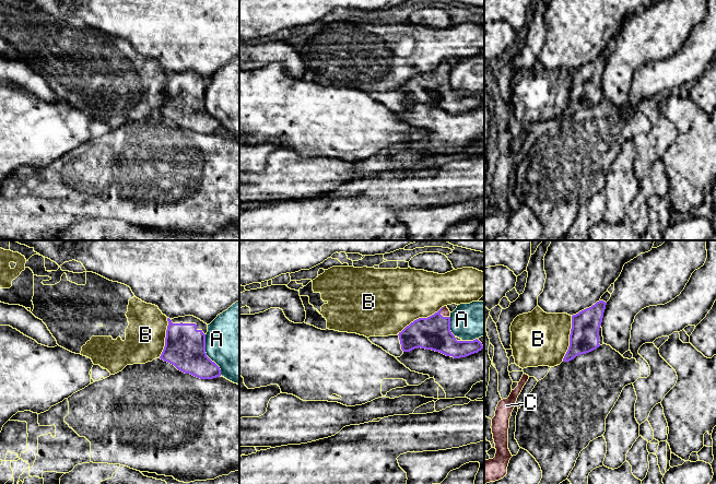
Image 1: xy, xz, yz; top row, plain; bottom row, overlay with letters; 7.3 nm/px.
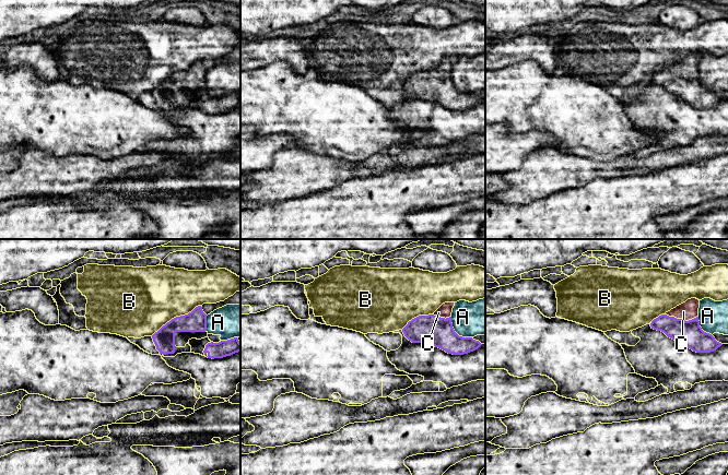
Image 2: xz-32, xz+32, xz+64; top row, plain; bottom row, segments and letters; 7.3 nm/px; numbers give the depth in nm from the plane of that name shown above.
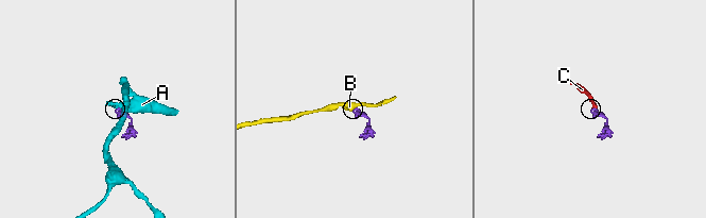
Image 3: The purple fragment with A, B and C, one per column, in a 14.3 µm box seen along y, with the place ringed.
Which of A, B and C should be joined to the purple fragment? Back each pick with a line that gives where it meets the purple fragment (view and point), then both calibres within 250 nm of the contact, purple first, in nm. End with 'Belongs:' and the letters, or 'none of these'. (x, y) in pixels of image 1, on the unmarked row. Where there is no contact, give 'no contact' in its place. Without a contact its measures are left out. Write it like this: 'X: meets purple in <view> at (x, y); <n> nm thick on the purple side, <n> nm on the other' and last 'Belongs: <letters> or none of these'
C: meets purple in xz at (441, 70); 240 nm thick on the purple side, 70 nm on the other
Belongs: C

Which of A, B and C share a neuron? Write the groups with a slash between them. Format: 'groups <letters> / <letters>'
groups A / B / C

